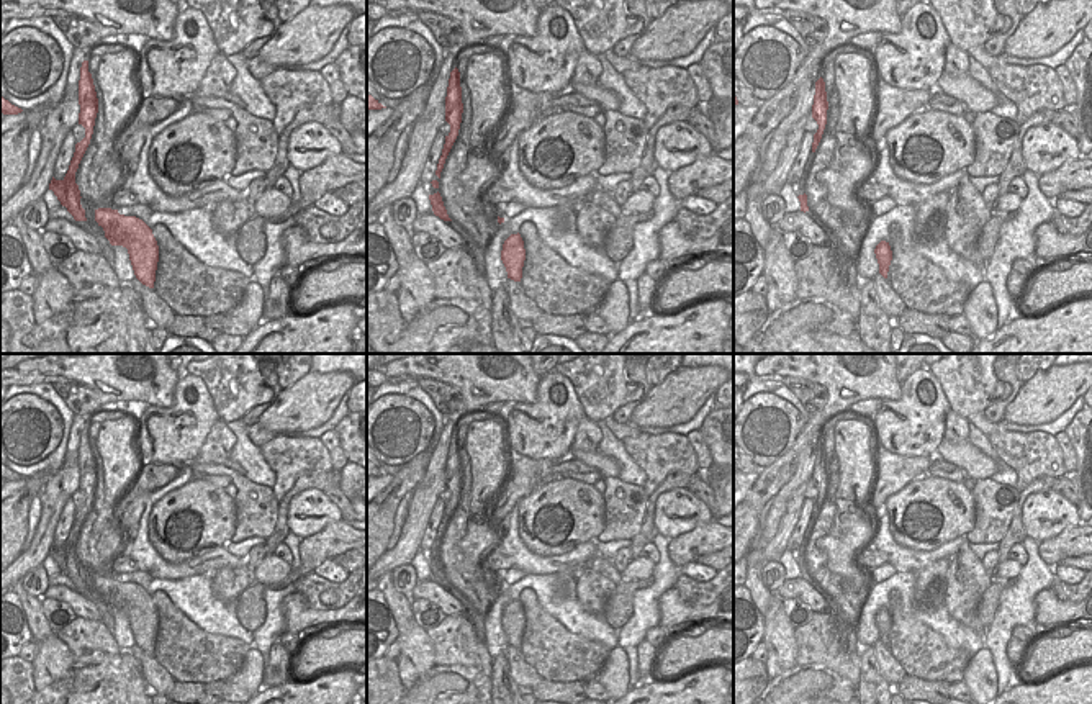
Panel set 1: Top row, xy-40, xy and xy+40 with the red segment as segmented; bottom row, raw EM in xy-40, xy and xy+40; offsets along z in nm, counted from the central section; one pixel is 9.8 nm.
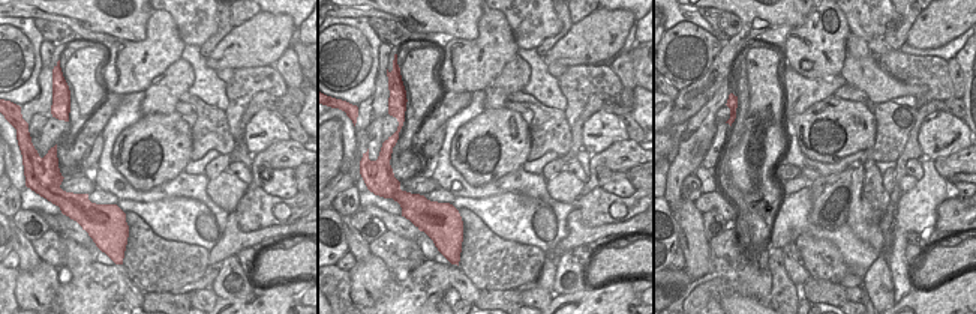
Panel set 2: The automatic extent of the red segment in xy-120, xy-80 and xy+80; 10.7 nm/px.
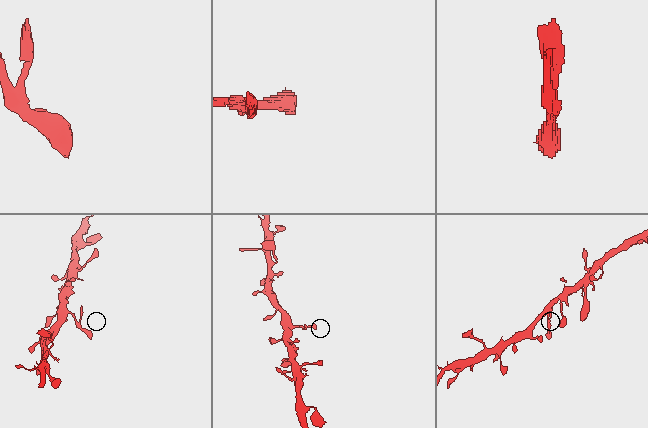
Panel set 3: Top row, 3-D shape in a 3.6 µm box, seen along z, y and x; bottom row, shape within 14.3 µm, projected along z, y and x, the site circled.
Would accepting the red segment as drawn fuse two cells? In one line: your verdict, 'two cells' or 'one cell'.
one cell

